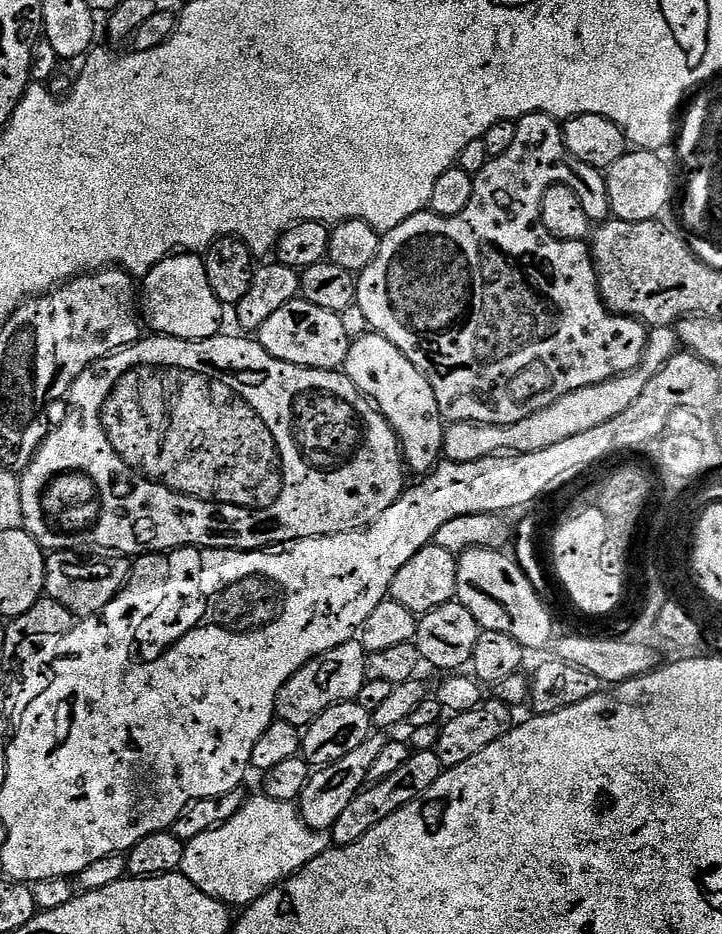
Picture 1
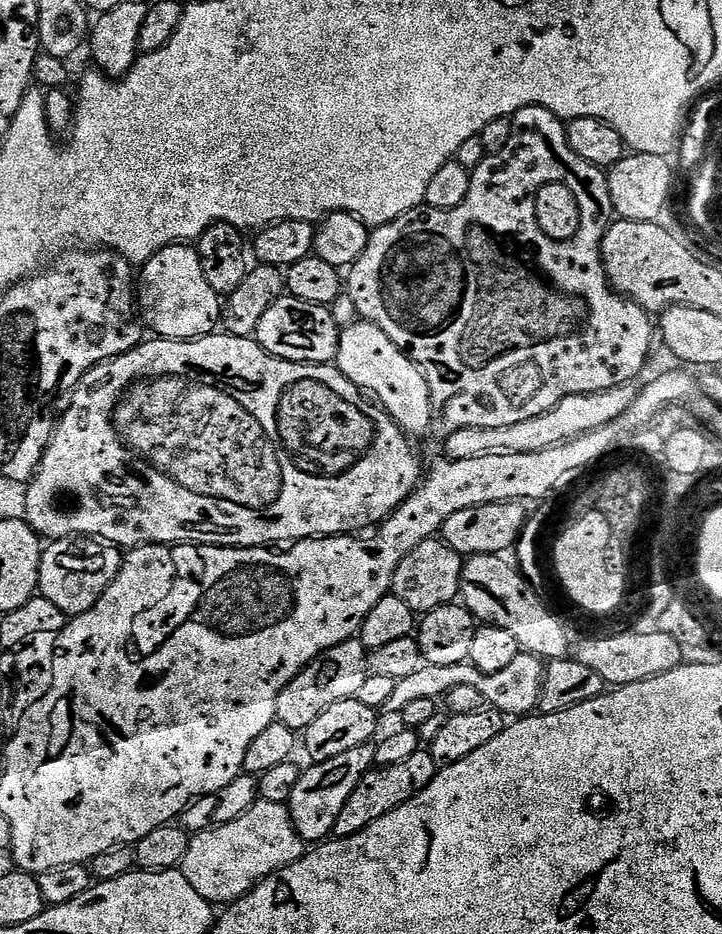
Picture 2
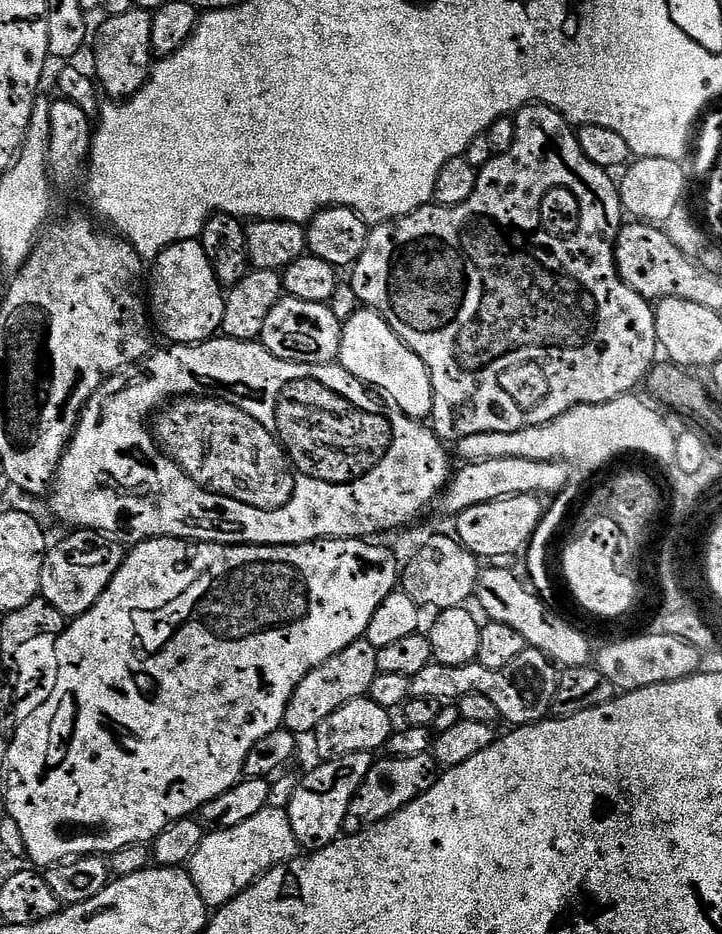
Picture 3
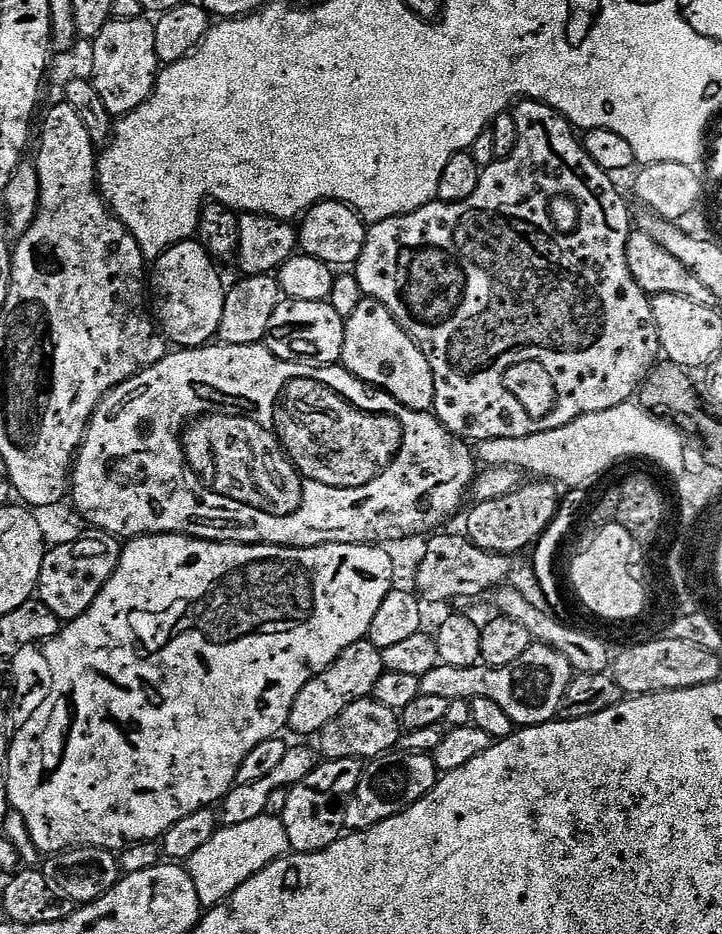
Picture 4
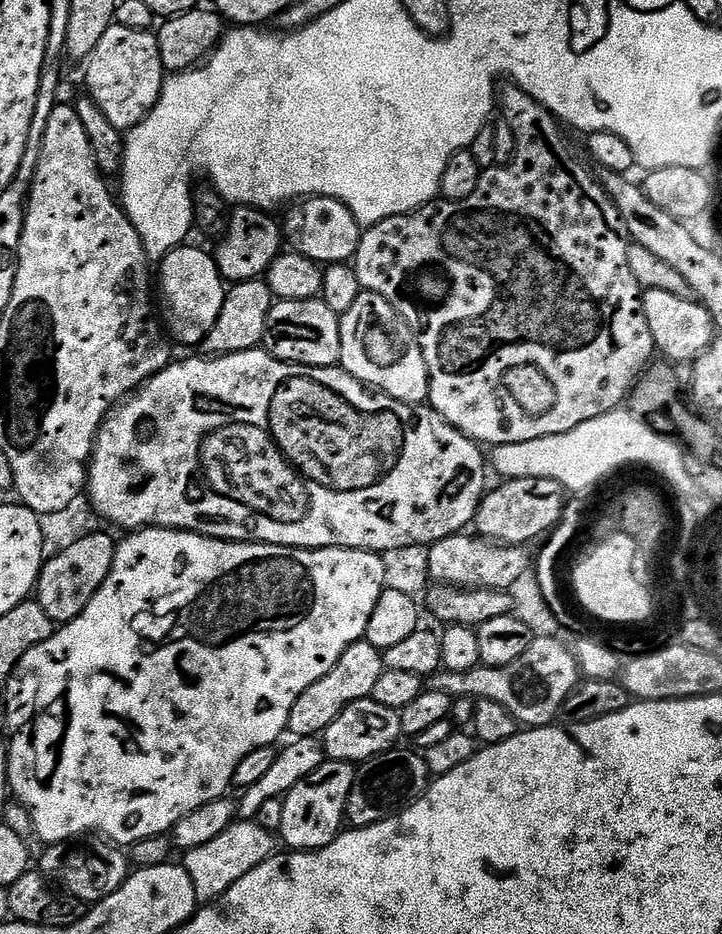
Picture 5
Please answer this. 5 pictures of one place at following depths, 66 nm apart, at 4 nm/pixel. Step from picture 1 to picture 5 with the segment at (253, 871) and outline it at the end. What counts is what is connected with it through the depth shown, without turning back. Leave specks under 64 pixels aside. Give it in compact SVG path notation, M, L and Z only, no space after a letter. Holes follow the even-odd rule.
M251 820L234 822L218 838L210 838L210 842L197 844L183 853L182 867L190 874L190 882L194 882L194 894L201 905L215 902L219 896L226 894L238 878L250 874L254 866L266 862L277 851L277 841L273 833L268 832Z

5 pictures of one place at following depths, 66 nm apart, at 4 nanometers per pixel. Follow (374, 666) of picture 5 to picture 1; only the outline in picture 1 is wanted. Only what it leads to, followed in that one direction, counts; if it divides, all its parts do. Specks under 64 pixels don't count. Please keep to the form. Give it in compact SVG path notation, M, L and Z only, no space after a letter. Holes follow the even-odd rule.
M359 639L346 642L342 646L334 646L334 650L326 650L326 654L318 654L282 686L276 699L276 716L303 730L335 704L355 701L368 680L367 657L368 653L364 651Z

